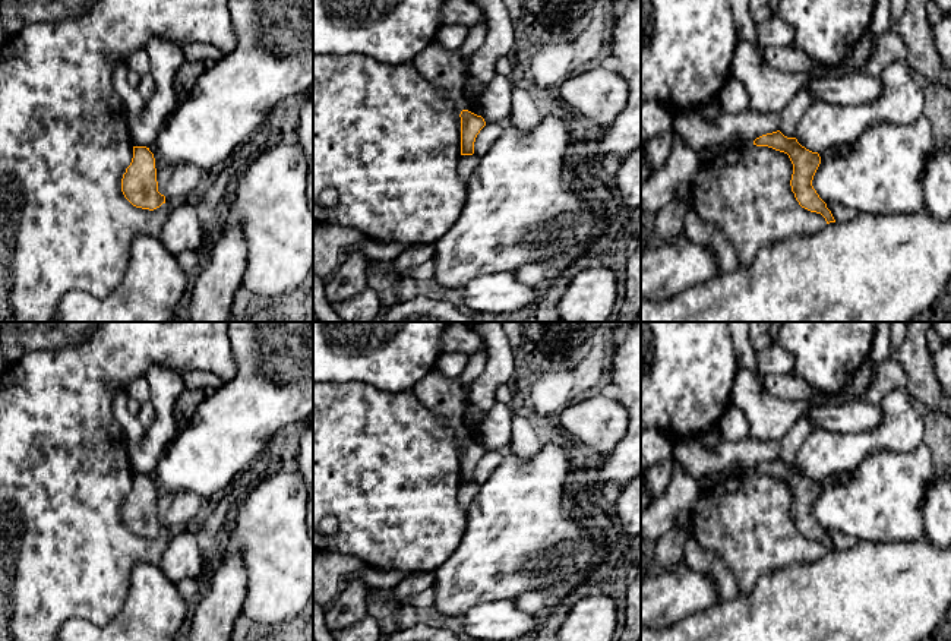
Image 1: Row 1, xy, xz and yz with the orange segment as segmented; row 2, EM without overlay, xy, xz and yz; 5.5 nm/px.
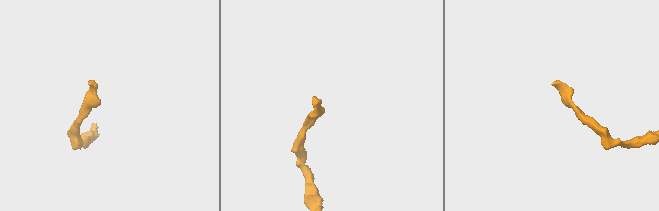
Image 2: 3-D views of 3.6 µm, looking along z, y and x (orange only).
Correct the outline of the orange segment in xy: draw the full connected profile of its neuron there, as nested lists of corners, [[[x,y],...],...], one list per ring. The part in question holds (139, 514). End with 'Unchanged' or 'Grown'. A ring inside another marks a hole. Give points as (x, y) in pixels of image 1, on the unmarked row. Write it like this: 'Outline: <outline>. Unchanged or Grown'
Outline: [[[133,474],[133,486],[121,506],[124,525],[136,536],[154,539],[165,531],[158,520],[154,481],[146,474]]]. Unchanged

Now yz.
Outline: [[[780,458],[756,465],[753,473],[787,481],[793,492],[790,514],[799,533],[811,540],[821,541],[827,552],[835,550],[827,531],[812,514],[813,503],[821,492],[818,480],[806,477],[796,465],[787,465]]]. Unchanged

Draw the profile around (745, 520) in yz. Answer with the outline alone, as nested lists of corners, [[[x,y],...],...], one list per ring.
[[[748,471],[723,479],[702,490],[692,508],[692,536],[727,565],[740,585],[740,593],[748,594],[761,577],[792,565],[818,562],[827,555],[821,541],[799,533],[790,514],[792,502],[789,483],[773,476]]]

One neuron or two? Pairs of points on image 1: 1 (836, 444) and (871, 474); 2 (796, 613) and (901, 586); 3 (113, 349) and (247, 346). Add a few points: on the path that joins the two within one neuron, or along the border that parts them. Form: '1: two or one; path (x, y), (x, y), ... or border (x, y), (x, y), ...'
1: two; border (890, 450), (869, 452), (850, 471)
2: one; path (822, 613), (855, 613), (875, 600)
3: two; border (228, 337), (234, 359), (234, 376), (230, 381)

